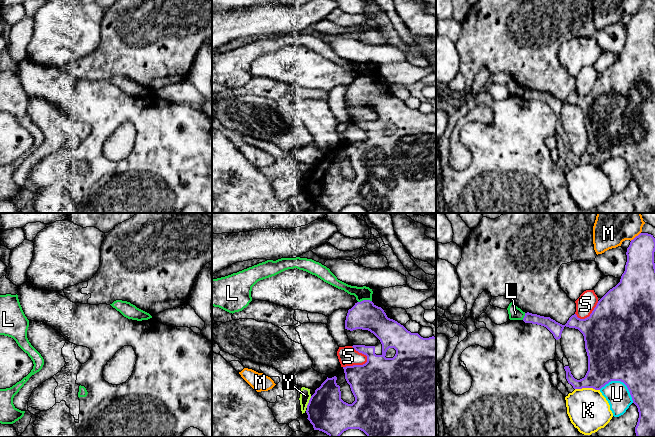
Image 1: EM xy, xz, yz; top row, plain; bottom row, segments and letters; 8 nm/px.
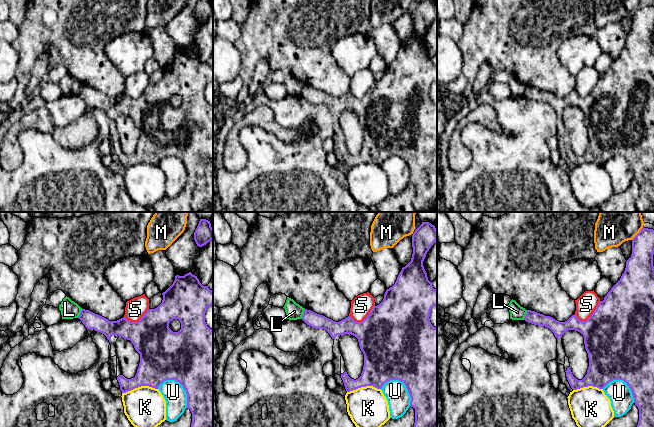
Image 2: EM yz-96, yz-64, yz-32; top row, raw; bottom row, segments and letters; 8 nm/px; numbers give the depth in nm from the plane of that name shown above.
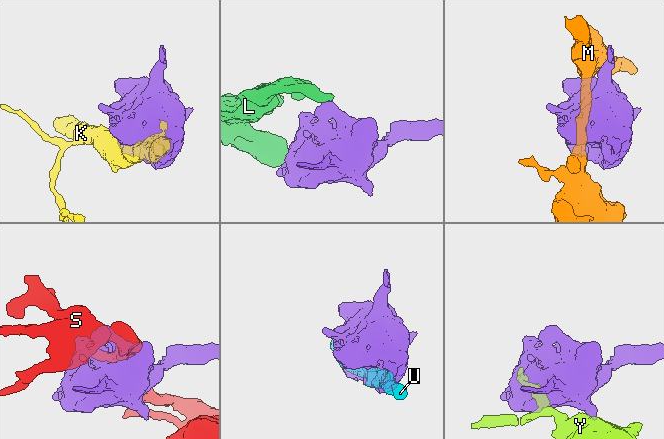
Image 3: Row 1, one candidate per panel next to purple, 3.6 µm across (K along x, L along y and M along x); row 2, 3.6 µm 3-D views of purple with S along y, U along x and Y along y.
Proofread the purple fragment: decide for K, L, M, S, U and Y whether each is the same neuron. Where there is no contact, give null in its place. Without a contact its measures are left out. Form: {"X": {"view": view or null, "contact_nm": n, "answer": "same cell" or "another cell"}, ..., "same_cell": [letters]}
{"K": {"view": "yz", "contact_nm": 200, "answer": "another cell"}, "L": {"view": "xz", "contact_nm": 110, "answer": "another cell"}, "M": {"view": "yz", "contact_nm": 110, "answer": "another cell"}, "S": {"view": "xz", "contact_nm": 220, "answer": "another cell"}, "U": {"view": "yz", "contact_nm": 300, "answer": "another cell"}, "Y": {"view": "xz", "contact_nm": 100, "answer": "another cell"}, "same_cell": []}

